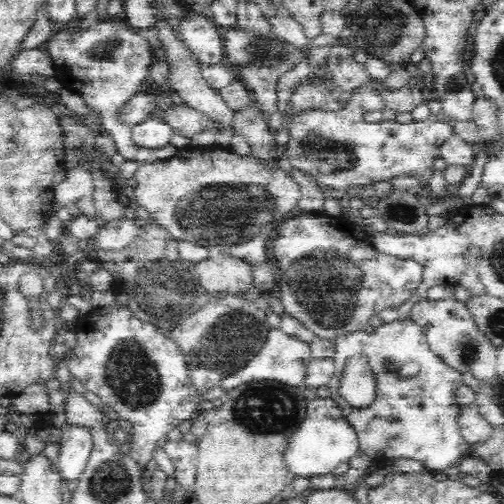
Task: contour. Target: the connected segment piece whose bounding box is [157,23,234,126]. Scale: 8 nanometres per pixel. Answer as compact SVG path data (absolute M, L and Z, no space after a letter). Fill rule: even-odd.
M158 23L157 29L159 30L160 38L164 41L166 60L169 63L170 74L166 84L168 86L167 89L176 91L190 107L207 112L207 115L211 116L211 118L215 118L221 124L225 124L225 126L230 126L234 110L226 104L219 90L208 86L206 79L201 75L200 69L196 67L197 59L190 57L191 54L187 52L187 48L170 33L170 29L164 23Z

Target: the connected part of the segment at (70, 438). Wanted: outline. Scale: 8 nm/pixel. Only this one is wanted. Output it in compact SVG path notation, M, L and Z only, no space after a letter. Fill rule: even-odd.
M66 425L59 443L57 468L66 482L75 484L82 474L93 449L93 436L89 426Z

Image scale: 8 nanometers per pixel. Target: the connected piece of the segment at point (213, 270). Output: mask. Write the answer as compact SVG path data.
M216 254L196 263L202 287L209 294L239 294L253 286L253 266L232 255Z

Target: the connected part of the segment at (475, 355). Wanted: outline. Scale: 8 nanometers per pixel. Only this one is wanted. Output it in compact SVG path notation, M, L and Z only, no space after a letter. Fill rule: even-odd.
M429 298L415 304L412 319L426 331L427 343L448 366L458 373L470 373L480 380L497 380L495 375L495 347L474 325L469 311L462 302L454 299L431 301Z

